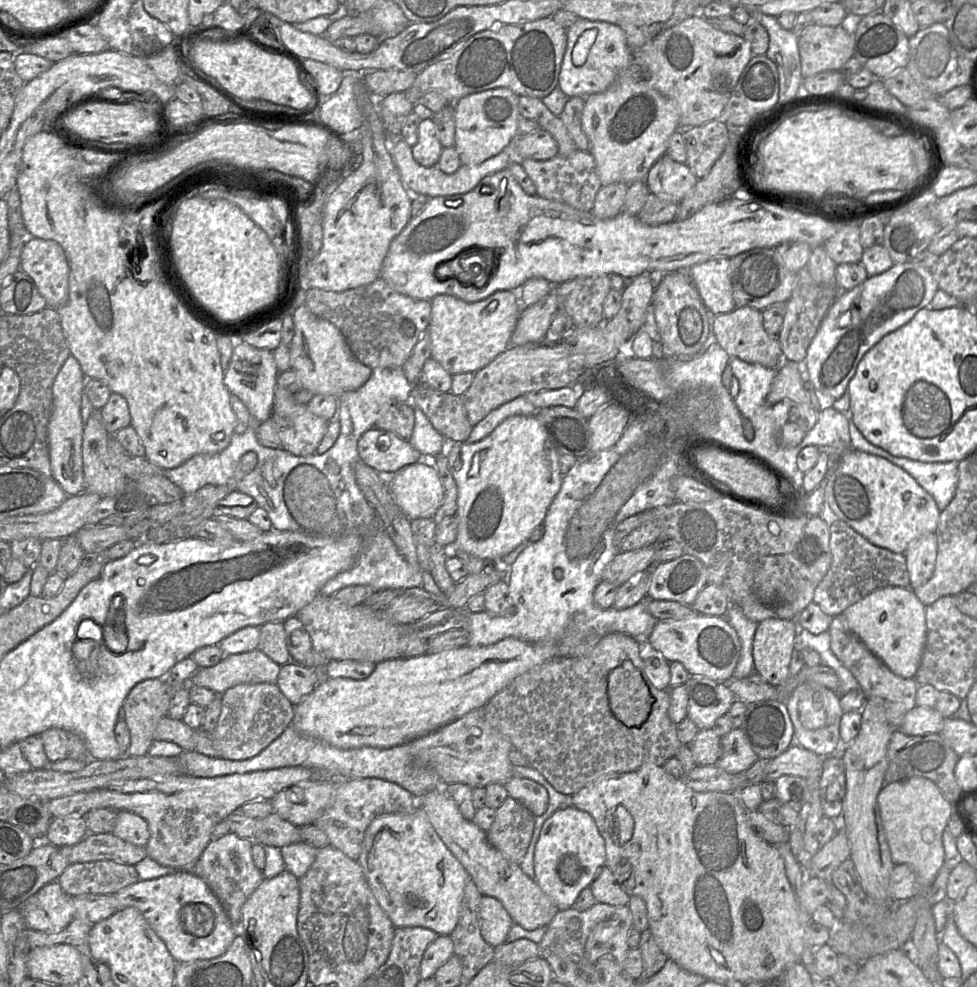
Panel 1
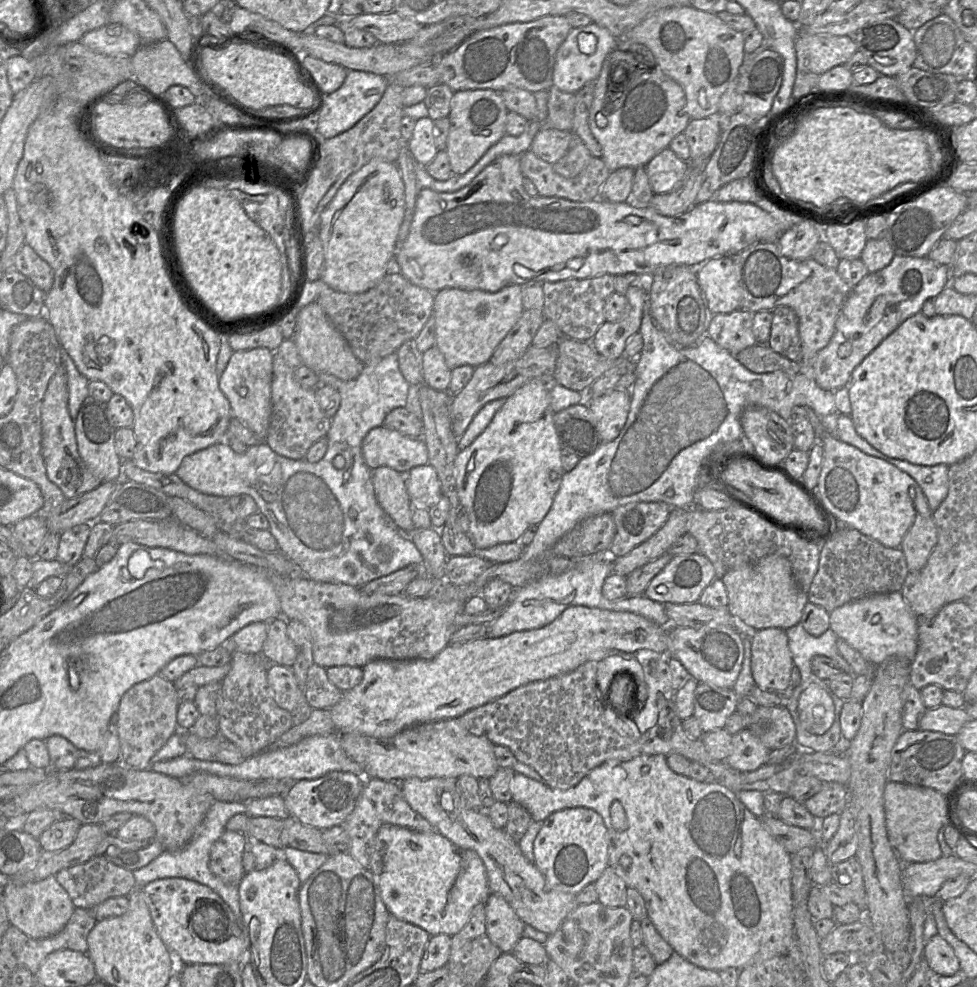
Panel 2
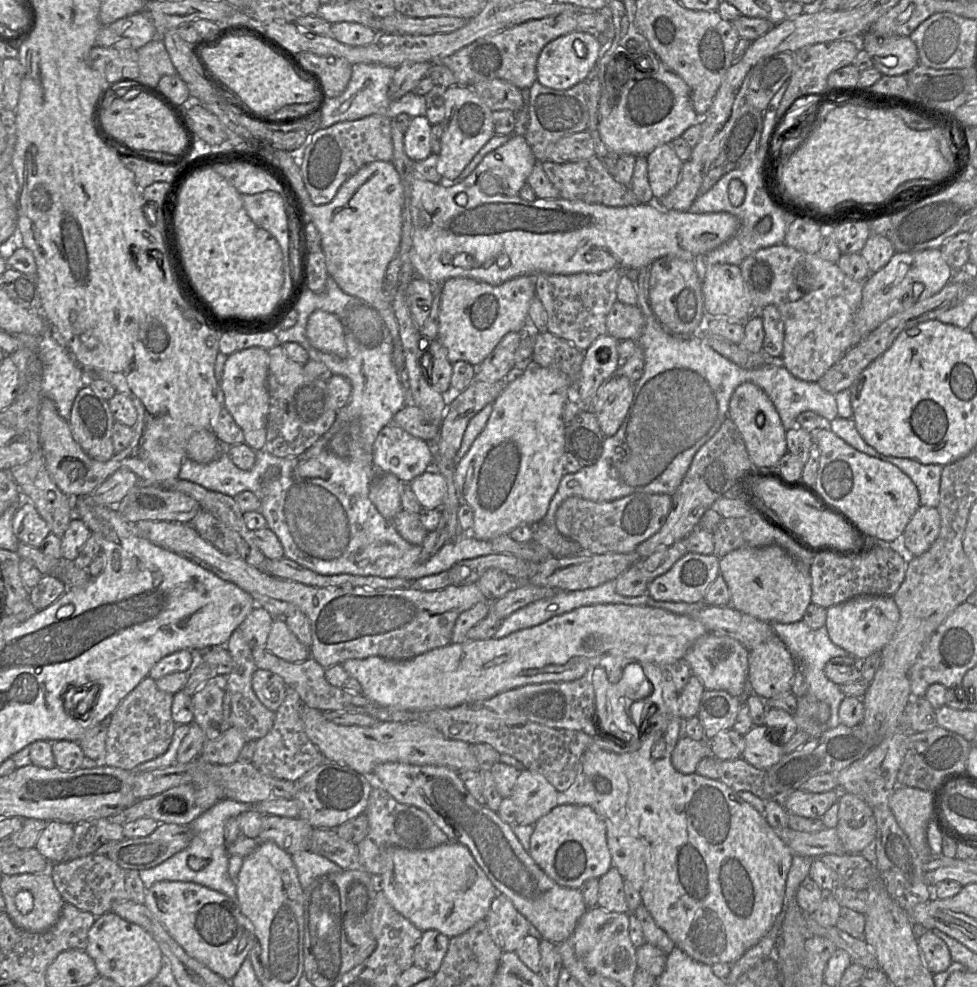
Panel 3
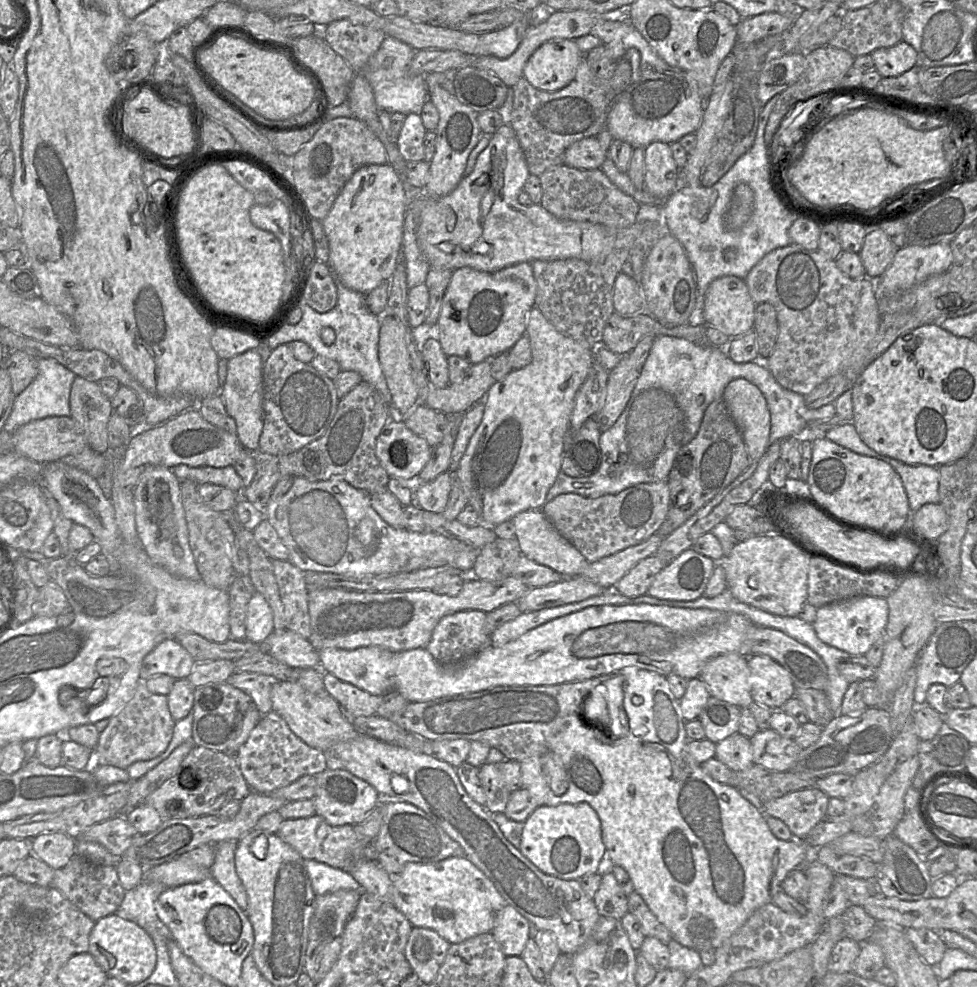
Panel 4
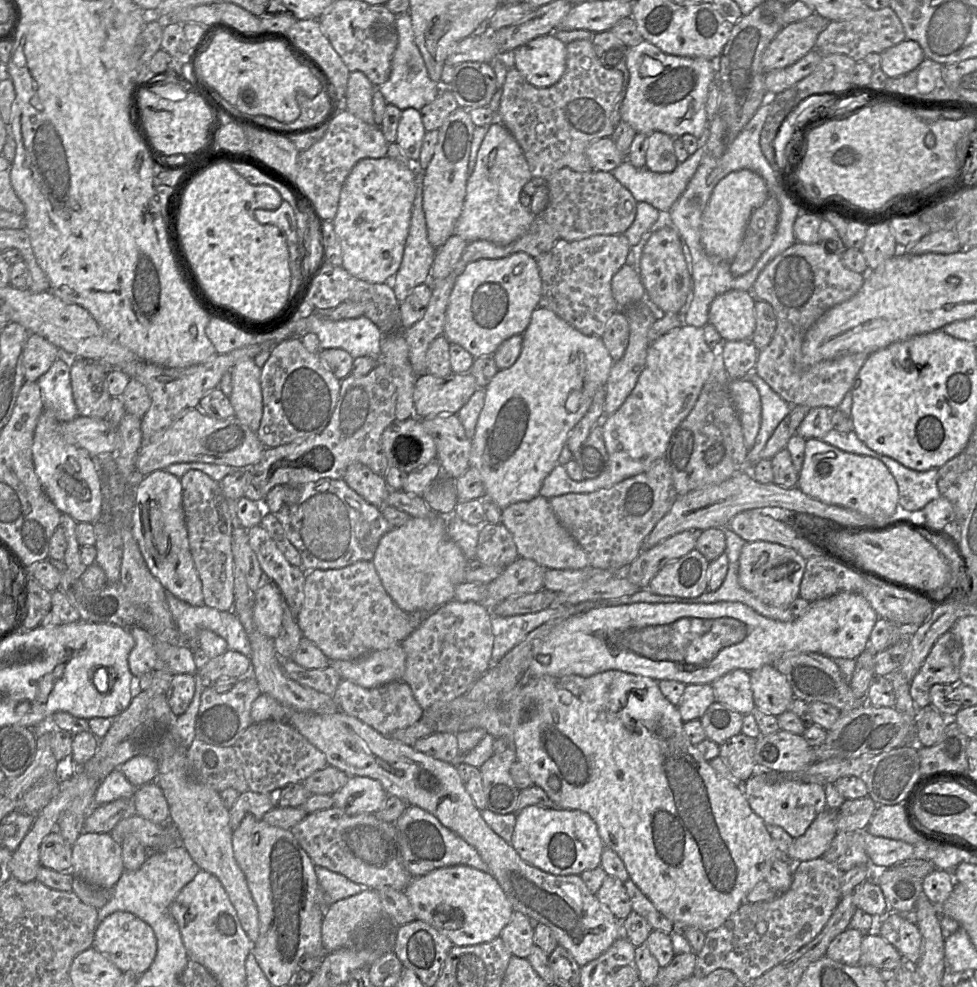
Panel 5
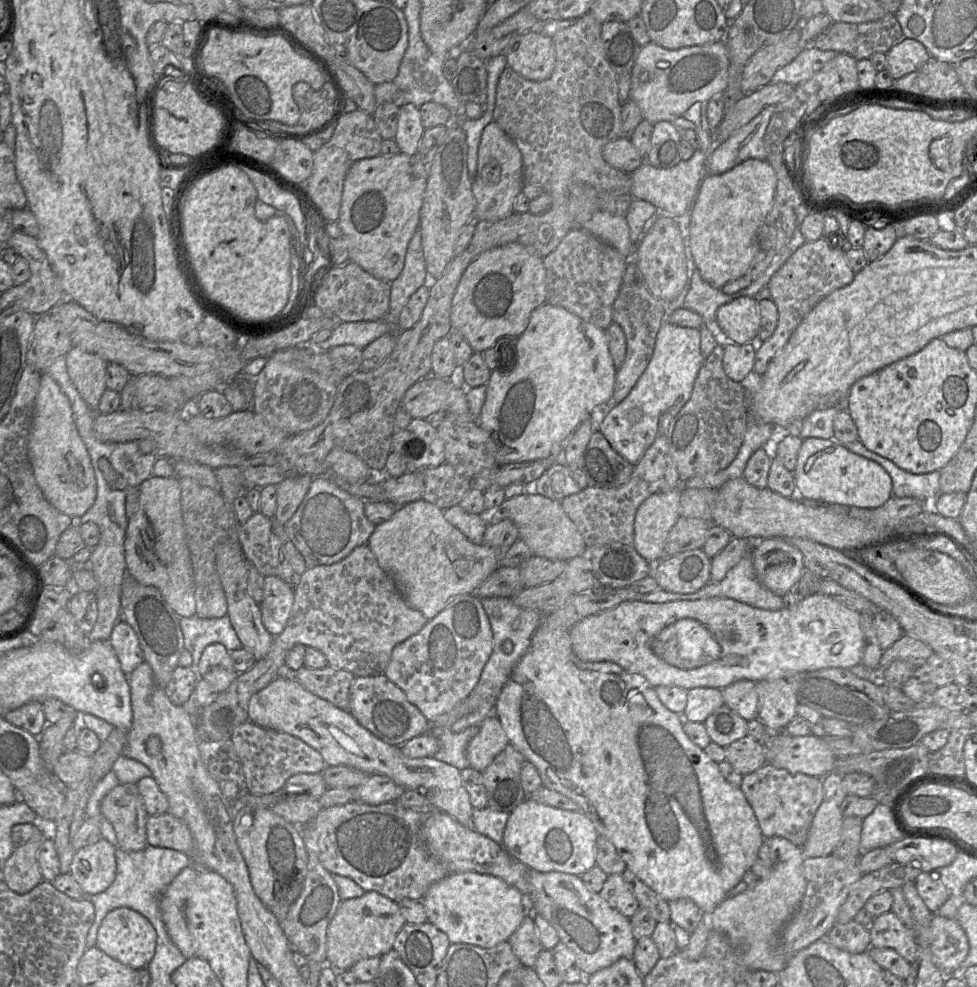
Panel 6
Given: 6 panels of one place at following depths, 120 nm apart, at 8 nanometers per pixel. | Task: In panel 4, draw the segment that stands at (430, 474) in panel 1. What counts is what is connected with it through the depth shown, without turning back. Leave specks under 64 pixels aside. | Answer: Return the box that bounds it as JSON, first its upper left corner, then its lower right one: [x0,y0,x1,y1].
[414,470,454,514]

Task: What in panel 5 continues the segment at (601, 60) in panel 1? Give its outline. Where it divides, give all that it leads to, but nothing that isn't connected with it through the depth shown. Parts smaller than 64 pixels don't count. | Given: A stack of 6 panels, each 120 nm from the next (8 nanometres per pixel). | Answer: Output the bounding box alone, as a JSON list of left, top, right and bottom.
[508,33,566,88]

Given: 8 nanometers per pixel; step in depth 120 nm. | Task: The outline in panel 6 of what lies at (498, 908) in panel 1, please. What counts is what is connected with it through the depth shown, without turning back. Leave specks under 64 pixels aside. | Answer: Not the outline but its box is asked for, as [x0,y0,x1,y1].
[508,914,543,967]

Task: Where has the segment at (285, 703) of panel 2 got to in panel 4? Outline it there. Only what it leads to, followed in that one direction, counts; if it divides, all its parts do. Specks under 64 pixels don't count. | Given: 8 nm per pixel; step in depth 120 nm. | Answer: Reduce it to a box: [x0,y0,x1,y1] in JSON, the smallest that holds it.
[227,672,274,715]

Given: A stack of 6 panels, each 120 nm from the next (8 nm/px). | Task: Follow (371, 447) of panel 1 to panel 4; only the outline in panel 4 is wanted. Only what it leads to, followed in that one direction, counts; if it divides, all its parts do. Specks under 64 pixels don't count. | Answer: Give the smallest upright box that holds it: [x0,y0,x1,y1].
[375,412,431,480]

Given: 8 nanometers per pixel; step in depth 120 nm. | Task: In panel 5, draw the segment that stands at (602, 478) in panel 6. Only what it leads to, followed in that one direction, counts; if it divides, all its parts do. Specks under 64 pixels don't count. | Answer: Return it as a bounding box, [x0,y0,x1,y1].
[573,423,609,479]

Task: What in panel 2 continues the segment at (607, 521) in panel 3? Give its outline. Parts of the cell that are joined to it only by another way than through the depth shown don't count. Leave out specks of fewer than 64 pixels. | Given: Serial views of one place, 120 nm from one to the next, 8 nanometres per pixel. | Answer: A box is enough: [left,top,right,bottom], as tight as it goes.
[608,502,671,557]

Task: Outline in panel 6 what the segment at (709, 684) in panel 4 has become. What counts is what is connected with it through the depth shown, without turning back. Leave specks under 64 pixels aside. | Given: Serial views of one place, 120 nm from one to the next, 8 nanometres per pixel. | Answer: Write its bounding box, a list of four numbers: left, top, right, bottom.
[722,680,758,722]

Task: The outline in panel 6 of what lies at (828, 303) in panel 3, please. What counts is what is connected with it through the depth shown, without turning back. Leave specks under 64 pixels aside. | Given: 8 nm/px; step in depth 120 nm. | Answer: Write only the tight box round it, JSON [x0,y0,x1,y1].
[753,236,855,376]

